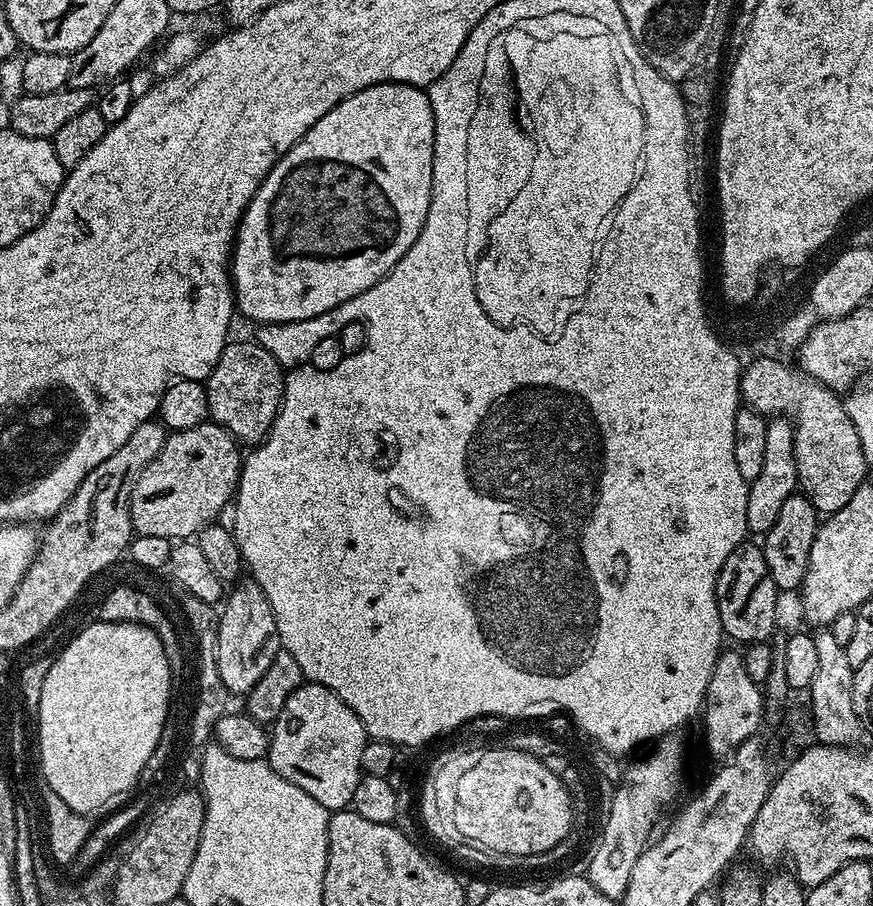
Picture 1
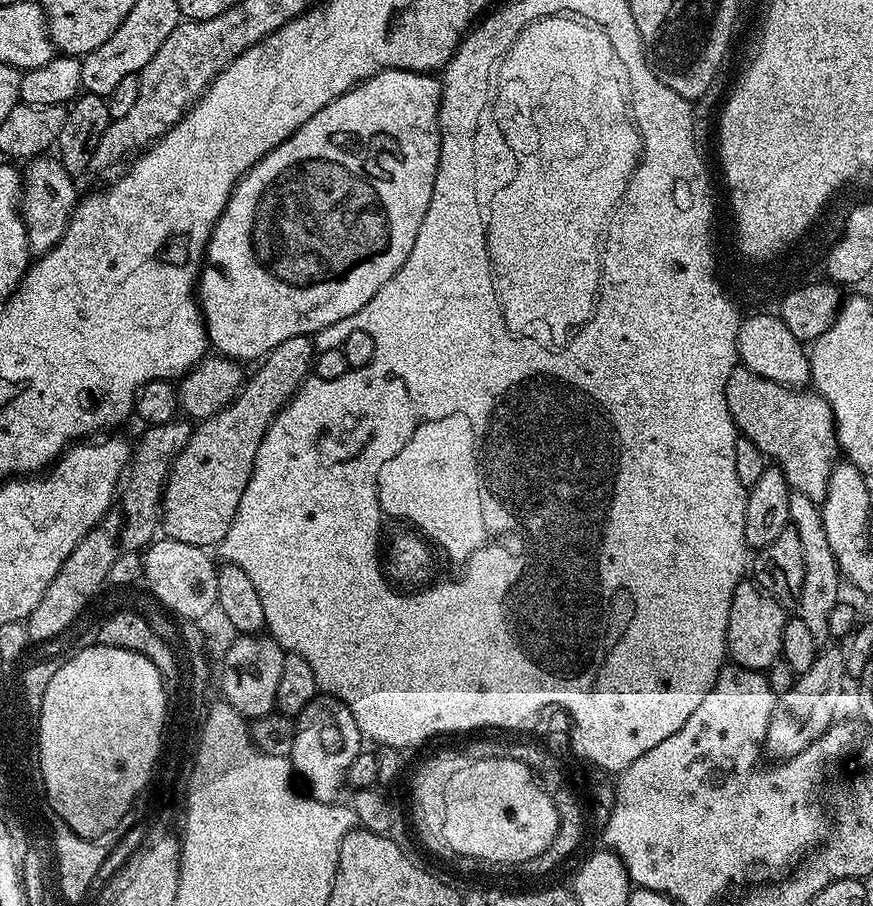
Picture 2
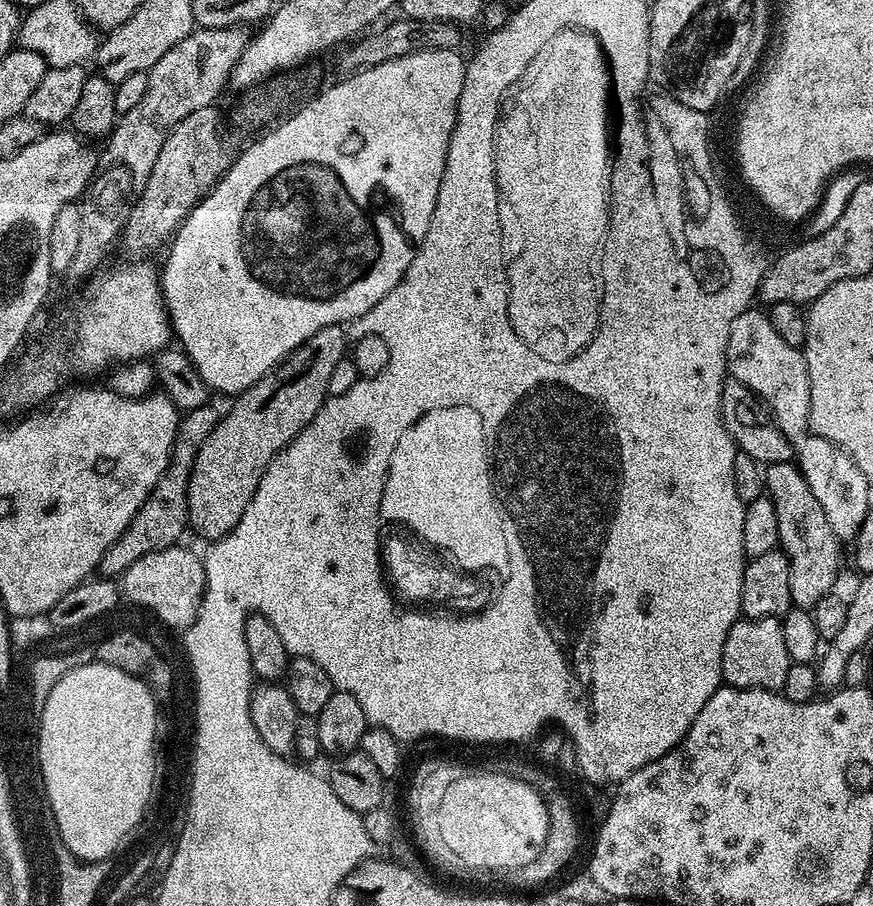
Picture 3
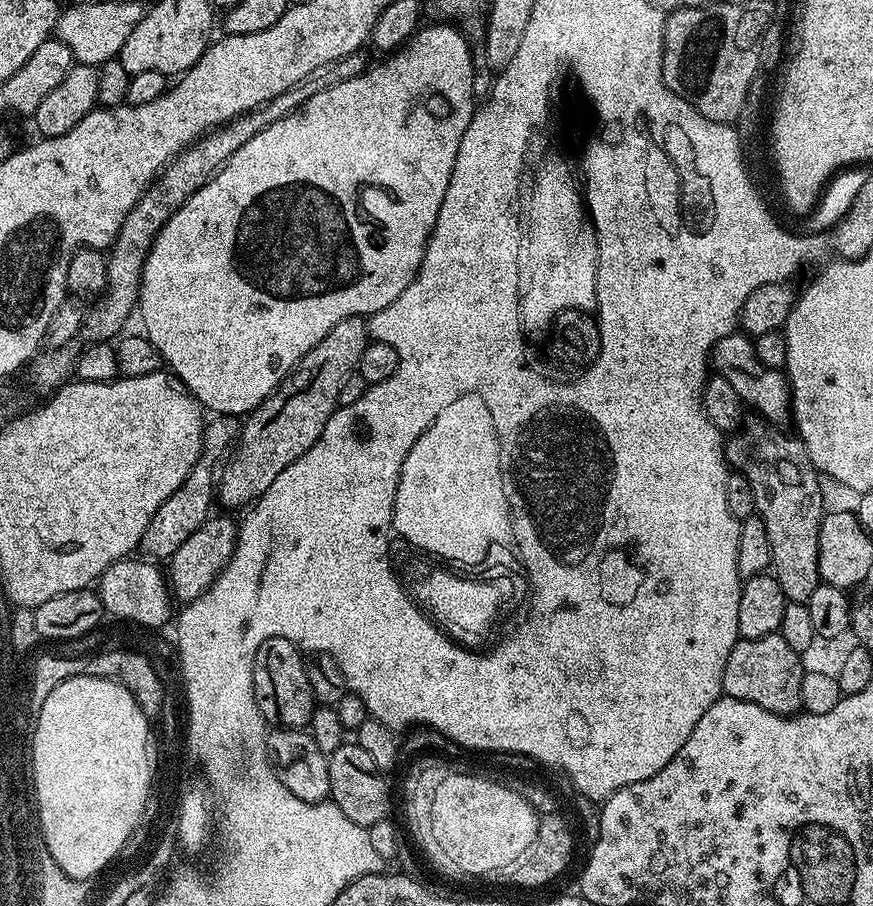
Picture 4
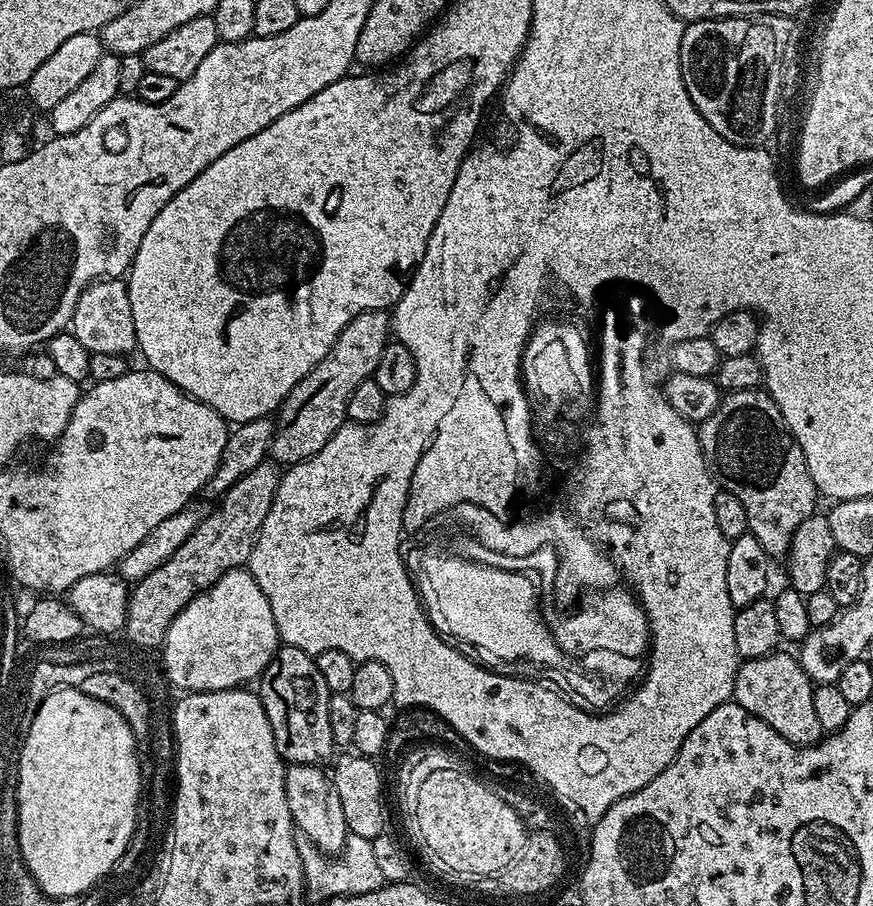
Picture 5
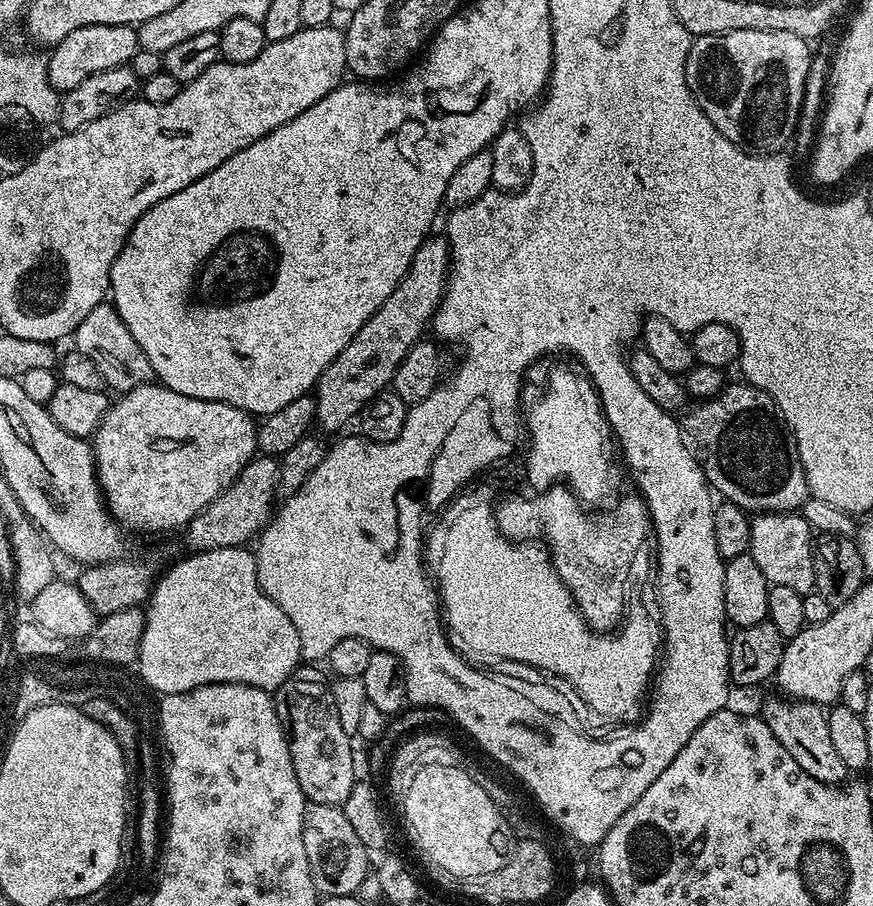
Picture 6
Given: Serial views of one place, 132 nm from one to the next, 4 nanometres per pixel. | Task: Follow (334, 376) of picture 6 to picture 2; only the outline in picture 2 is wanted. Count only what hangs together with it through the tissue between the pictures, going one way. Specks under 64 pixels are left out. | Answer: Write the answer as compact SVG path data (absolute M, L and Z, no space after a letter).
M307 336L286 338L286 342L282 342L263 357L260 366L261 368L253 376L251 373L250 379L231 404L227 404L222 411L215 412L210 418L199 421L193 427L186 446L173 460L172 470L164 482L162 497L162 532L167 539L190 542L190 546L198 546L205 550L215 549L224 541L234 522L238 502L242 502L242 490L246 490L246 482L250 482L254 458L258 454L258 446L262 442L270 422L300 391L300 385L313 371L313 341Z

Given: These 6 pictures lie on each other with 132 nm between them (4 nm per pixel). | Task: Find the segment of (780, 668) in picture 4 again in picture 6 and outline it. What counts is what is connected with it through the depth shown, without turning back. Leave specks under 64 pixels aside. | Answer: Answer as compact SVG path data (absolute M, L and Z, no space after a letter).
M780 699L765 702L762 719L766 726L770 726L774 738L778 738L782 750L786 750L786 754L790 754L790 758L794 758L794 762L810 774L810 778L818 778L818 782L823 784L839 785L845 779L843 776L847 777L850 771L834 750L825 709L819 704L811 704L809 700Z

